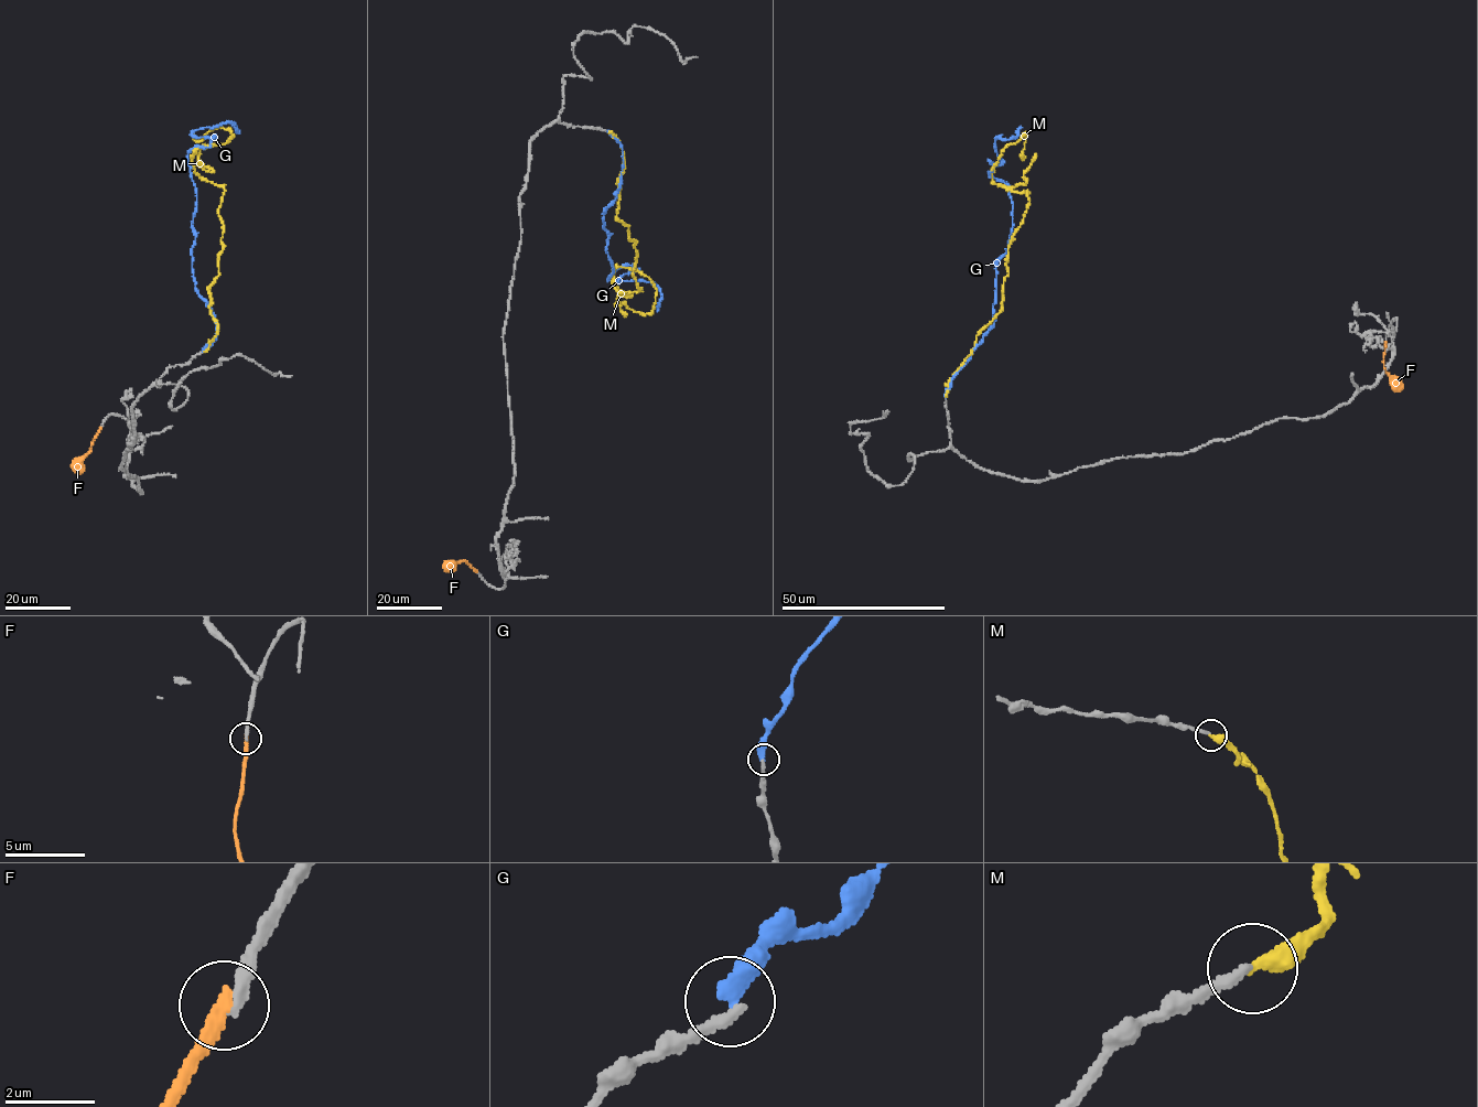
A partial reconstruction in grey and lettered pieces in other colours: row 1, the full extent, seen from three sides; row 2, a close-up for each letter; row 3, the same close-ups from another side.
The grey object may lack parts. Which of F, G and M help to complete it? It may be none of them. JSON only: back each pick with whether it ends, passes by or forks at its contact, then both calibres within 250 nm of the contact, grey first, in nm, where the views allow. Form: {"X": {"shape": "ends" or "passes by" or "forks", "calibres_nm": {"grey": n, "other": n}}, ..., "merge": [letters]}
{"F": {"shape": "ends", "calibres_nm": {"grey": 180, "other": 320}}, "M": {"shape": "ends", "calibres_nm": {"grey": 200, "other": 400}}, "merge": ["F", "M"]}

